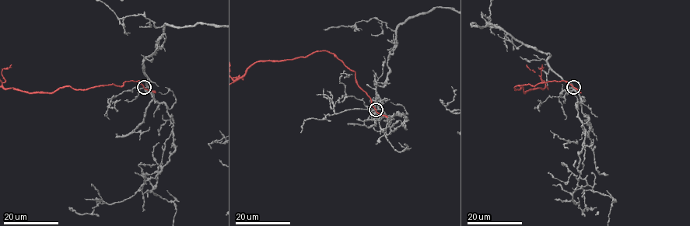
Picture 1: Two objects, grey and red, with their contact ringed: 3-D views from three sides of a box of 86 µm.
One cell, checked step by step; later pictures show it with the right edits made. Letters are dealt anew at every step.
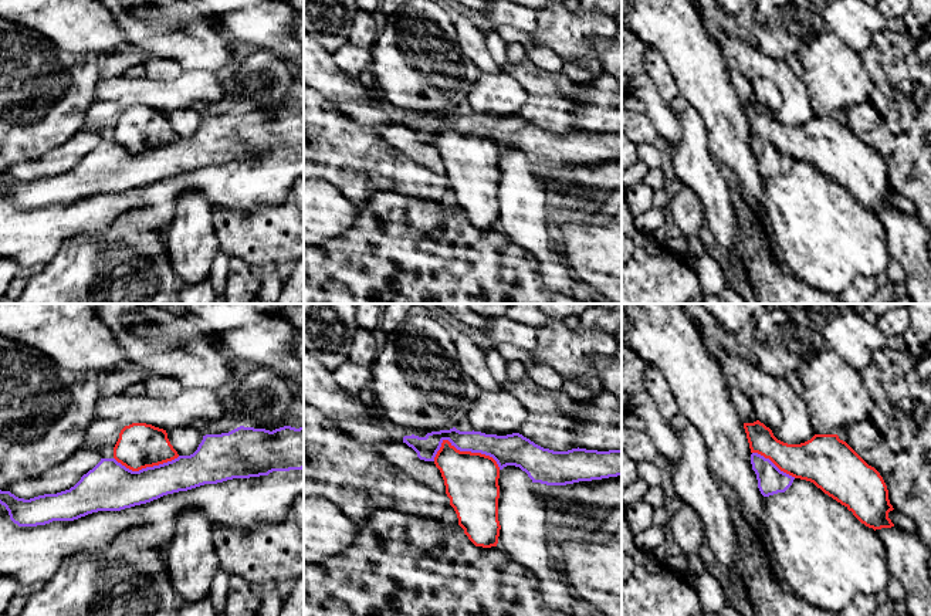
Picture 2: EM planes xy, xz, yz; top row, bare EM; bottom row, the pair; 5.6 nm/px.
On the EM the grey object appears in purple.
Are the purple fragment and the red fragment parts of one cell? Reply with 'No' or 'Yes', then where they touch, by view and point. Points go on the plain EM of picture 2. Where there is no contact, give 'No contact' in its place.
No. Touches purple at xz (466, 132)

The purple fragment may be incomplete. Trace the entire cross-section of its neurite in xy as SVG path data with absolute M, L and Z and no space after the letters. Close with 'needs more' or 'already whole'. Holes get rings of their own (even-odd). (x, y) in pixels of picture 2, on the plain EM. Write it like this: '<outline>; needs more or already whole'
M240 108L228 115L203 118L197 132L190 138L179 138L172 143L139 153L126 150L115 141L101 141L74 169L57 176L24 182L0 172L0 186L6 189L10 202L18 209L37 209L53 203L74 203L98 193L121 193L204 166L302 150L304 108L299 111L284 108L272 114Z; already whole

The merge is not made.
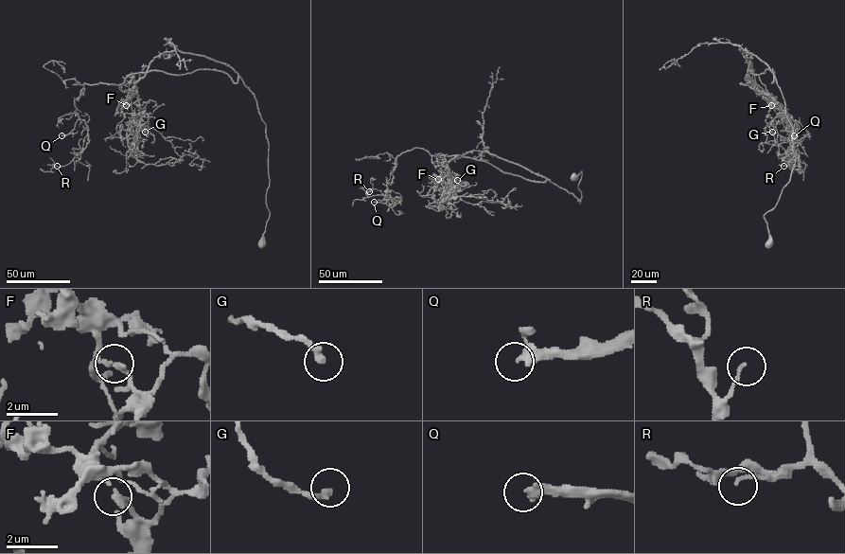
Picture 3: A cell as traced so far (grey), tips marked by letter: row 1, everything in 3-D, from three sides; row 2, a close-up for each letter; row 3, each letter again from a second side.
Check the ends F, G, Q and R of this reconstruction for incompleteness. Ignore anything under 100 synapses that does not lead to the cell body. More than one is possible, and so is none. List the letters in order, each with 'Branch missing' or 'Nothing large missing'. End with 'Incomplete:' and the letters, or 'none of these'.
F: Nothing large missing
G: Nothing large missing
Q: Branch missing
R: Nothing large missing
Incomplete: Q

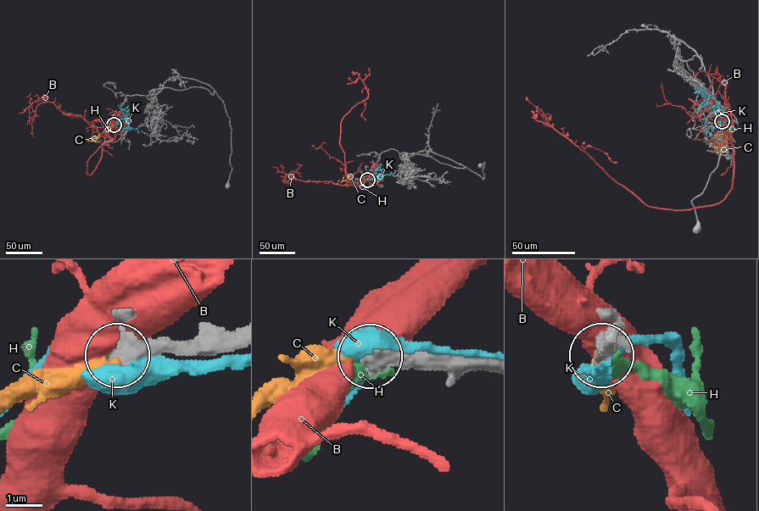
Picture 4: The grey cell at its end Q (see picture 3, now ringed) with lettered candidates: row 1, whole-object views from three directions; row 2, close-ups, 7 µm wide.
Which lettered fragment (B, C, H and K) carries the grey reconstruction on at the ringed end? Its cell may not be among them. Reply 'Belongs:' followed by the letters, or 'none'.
Belongs: C

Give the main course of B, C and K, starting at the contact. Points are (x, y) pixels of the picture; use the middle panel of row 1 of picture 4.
B: (367, 180), (358, 186), (350, 183), (339, 144), (343, 118), (367, 97), (363, 80), (369, 69)
C: (367, 179), (360, 184), (347, 181), (354, 174)
K: (367, 180), (378, 177), (374, 172), (380, 169), (379, 167), (384, 173)

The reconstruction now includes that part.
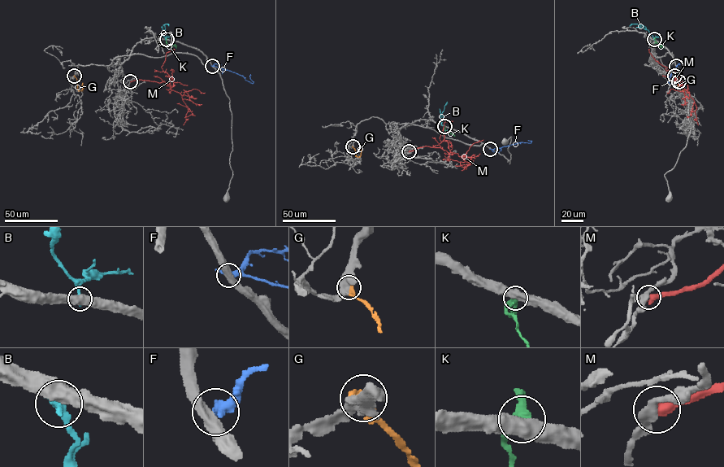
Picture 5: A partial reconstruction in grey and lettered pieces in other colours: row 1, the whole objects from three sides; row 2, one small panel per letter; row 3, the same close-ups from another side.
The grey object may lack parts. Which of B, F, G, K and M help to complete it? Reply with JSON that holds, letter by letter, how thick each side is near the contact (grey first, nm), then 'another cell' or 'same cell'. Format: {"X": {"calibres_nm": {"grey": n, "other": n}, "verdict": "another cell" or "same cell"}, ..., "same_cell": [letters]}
{"B": {"calibres_nm": {"grey": 600, "other": 320}, "verdict": "another cell"}, "F": {"calibres_nm": {"grey": 460, "other": 480}, "verdict": "another cell"}, "G": {"calibres_nm": {"grey": 400, "other": 380}, "verdict": "another cell"}, "K": {"calibres_nm": {"grey": 600, "other": 400}, "verdict": "another cell"}, "M": {"calibres_nm": {"grey": 360, "other": 440}, "verdict": "another cell"}, "same_cell": []}

